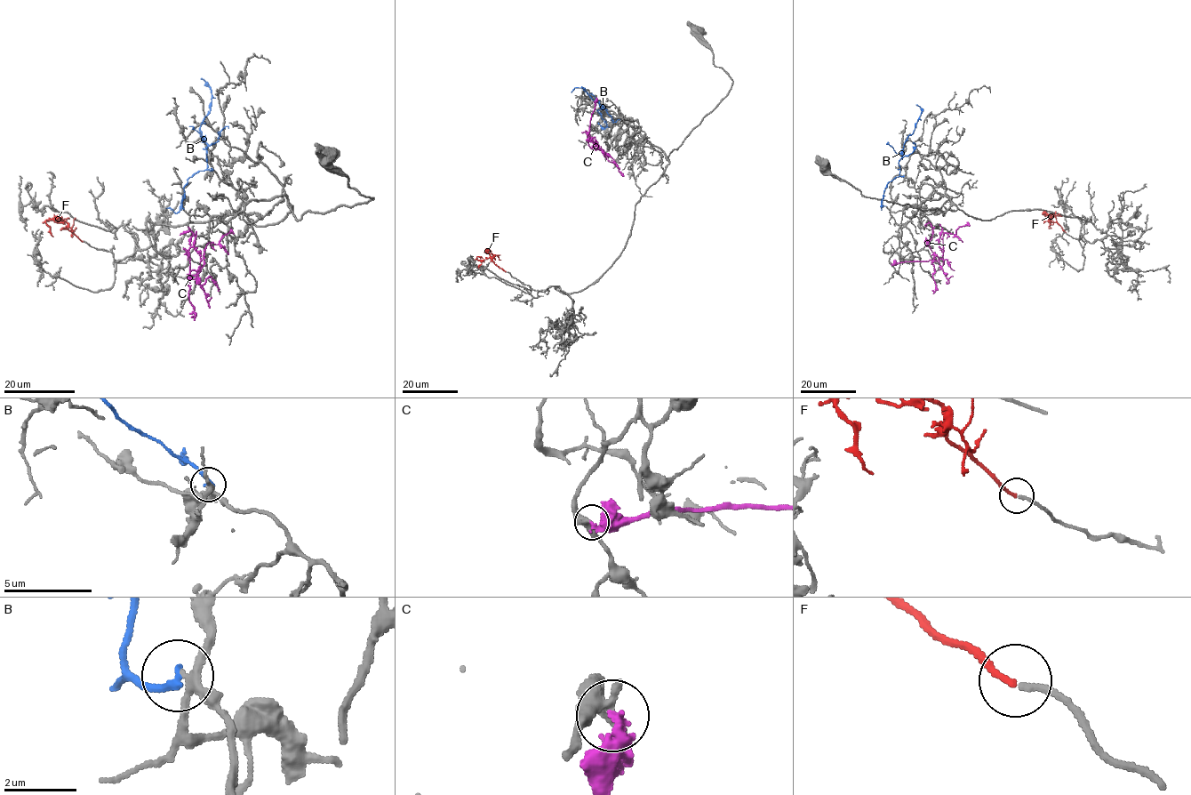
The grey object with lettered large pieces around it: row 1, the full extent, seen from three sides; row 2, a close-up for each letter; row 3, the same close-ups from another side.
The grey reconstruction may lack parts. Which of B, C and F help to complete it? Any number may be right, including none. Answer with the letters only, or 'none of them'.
F

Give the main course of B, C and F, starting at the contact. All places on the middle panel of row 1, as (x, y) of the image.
B: (606, 110), (602, 105), (603, 108), (597, 110), (606, 126), (603, 128), (598, 123)
C: (595, 98), (587, 135), (588, 145), (603, 149), (623, 176)
F: (506, 271), (491, 259), (478, 260), (478, 256), (483, 258)

